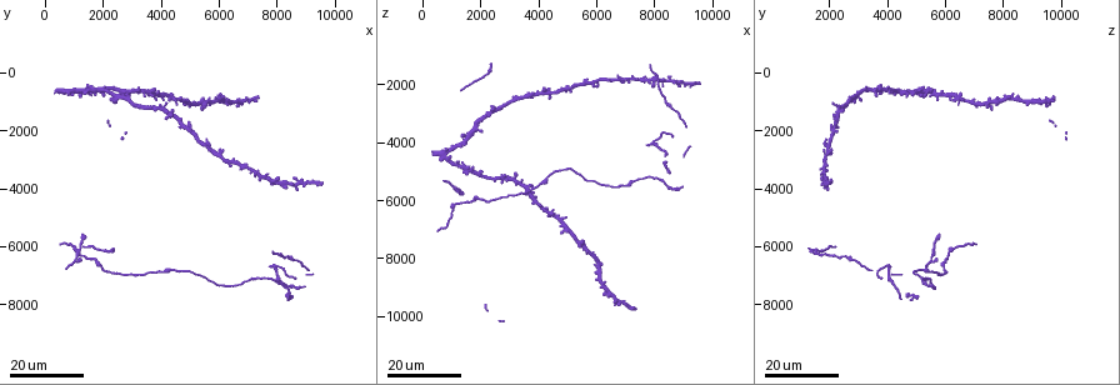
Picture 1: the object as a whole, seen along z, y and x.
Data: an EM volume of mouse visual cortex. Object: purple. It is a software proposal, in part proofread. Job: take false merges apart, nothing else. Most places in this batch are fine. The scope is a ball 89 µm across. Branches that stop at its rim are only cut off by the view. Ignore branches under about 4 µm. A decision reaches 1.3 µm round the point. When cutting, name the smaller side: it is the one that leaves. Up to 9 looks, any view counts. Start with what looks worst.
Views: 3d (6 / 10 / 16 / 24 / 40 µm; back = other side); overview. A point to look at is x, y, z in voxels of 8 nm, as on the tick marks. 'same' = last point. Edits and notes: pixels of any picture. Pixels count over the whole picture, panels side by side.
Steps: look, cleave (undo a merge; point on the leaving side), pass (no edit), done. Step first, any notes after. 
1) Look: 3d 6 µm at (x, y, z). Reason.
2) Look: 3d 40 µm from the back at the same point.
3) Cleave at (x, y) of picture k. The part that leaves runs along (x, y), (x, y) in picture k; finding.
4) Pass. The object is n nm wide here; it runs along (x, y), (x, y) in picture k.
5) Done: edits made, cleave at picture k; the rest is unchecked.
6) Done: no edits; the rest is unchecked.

Look: 3d 16 µm at (6000, 1000, 8700).

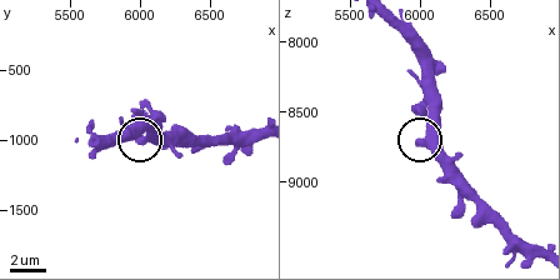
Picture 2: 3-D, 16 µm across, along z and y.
Look: 3d 6 µm at the same point. Closer look.

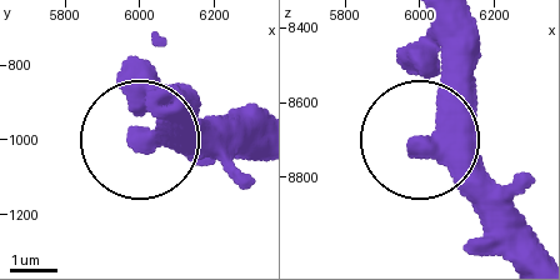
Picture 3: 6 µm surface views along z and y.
Pass. The object is 510 nm wide here; it runs along (431, 28), (448, 64), (436, 148), (515, 228) in picture 3; continuous, no second neuron.

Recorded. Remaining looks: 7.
Look: 3d 16 µm at (4100, 6900, 5400).

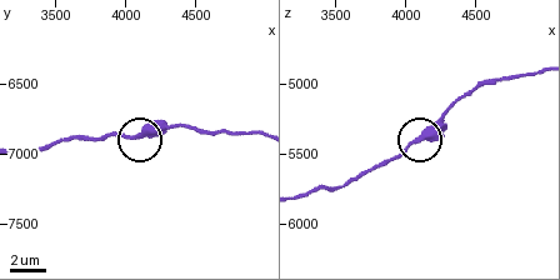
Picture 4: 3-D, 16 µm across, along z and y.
Look: 3d 6 µm at (4080, 6880, 5420).

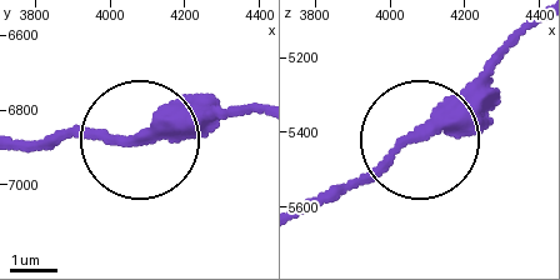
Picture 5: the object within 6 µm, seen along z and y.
Pass. It runs along (531, 23), (436, 130), (333, 198) in picture 5; continuous, no second neuron.

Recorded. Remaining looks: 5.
Look: 3d 16 µm at (8700, 3900, 2000). Arms part here.

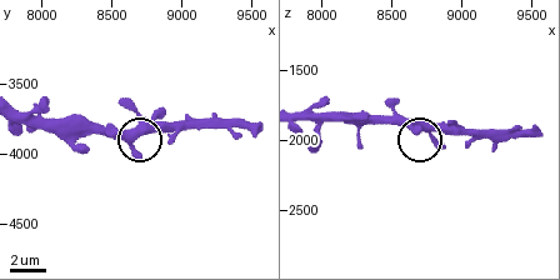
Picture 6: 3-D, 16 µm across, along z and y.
Look: 3d 10 µm at (8640, 3900, 1880). Zoom in.

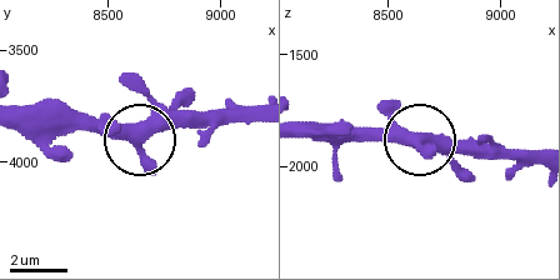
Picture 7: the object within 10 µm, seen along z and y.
Pass. The side arm is 8 µm long; it runs along (40, 130), (124, 130), (146, 136), (223, 118) in picture 7; one neuron here.

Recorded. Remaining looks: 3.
Look: 3d 24 µm at (1800, 6500, 6100). Calibre changes.

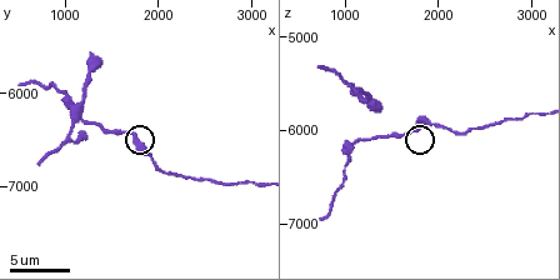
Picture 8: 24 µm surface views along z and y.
Look: 3d 6 µm at (1750, 6450, 6000).

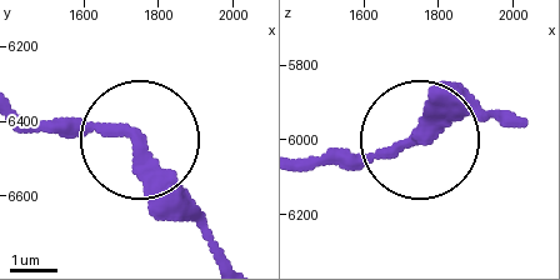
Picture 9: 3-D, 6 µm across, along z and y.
Pass. It runs along (229, 258), (141, 143), (23, 119) in picture 9; one neuron here.

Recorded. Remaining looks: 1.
Done: no edits; the rest is unchecked.

